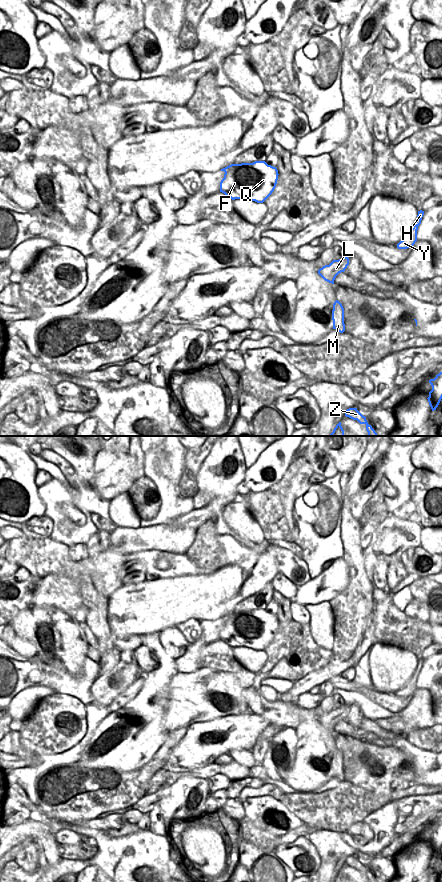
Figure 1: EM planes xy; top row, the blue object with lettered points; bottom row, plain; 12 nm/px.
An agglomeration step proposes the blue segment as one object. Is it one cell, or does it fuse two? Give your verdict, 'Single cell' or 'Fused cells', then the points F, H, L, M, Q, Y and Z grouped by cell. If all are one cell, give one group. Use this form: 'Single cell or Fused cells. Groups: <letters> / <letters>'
Fused cells. Groups: F L M Q / H Y Z

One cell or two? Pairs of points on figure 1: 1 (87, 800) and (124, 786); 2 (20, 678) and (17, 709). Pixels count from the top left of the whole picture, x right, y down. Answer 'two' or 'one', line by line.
1: one
2: two

